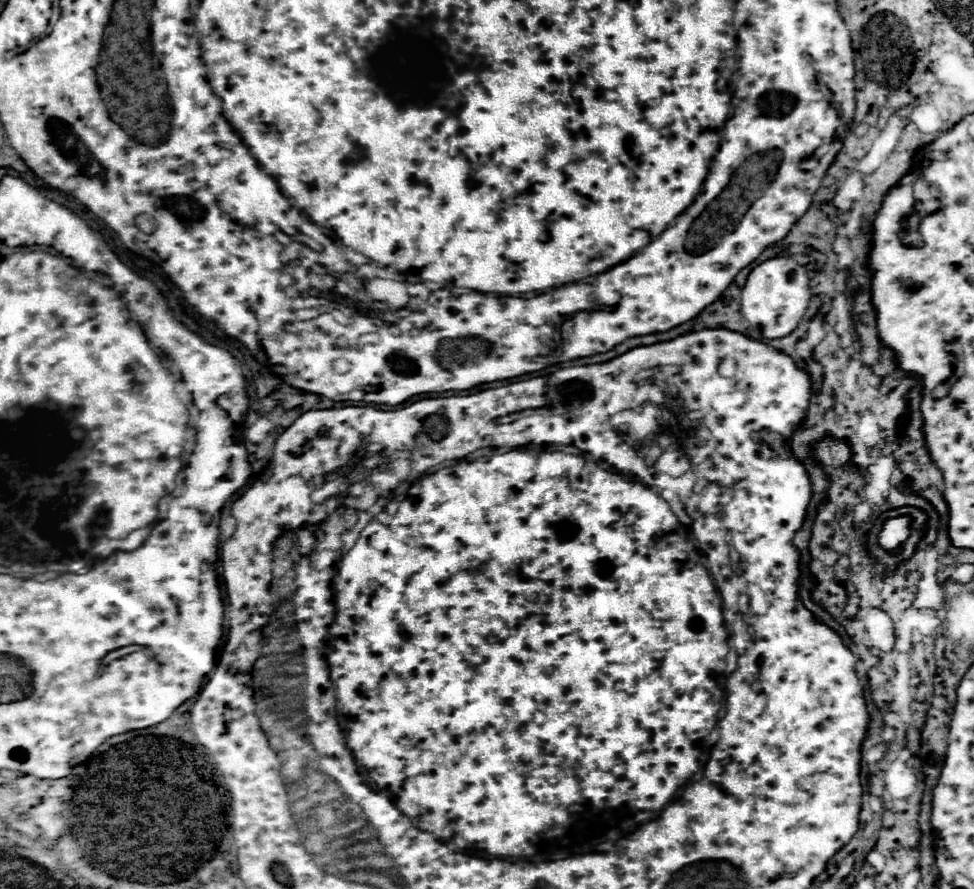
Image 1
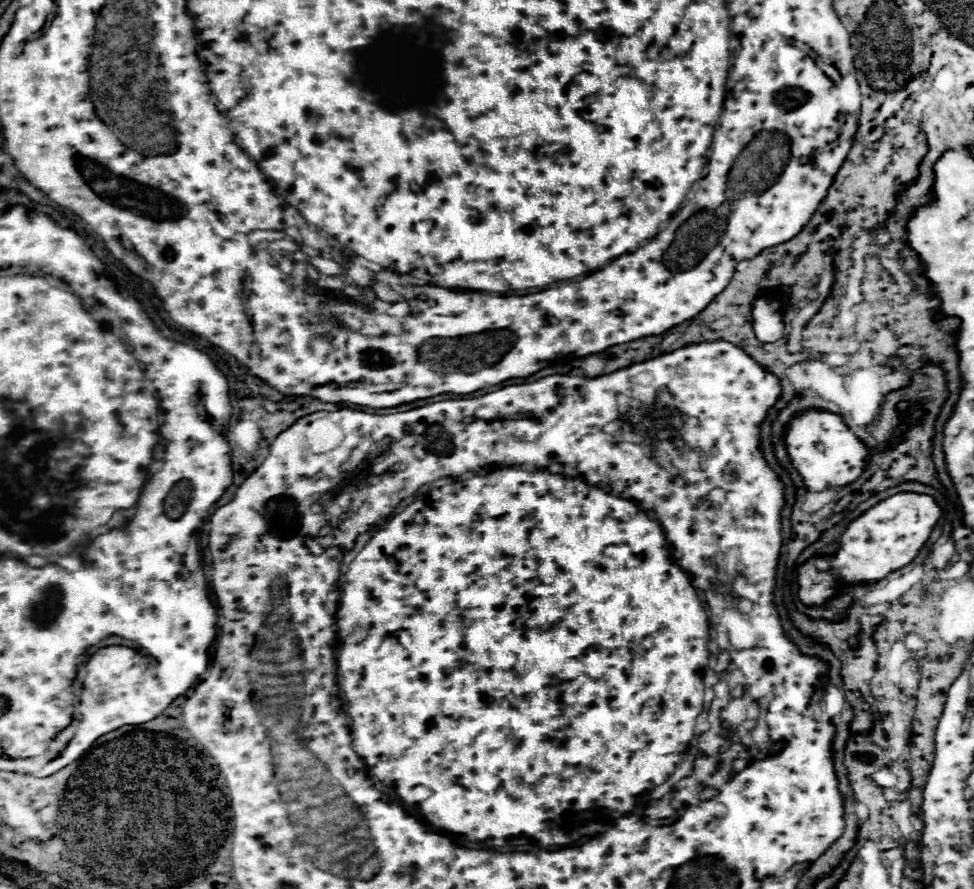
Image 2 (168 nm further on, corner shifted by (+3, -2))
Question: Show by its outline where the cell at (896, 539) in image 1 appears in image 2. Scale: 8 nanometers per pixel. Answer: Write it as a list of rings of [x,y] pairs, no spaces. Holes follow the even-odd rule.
[[[899,492],[877,502],[849,522],[847,530],[841,536],[841,546],[837,552],[829,556],[811,556],[797,568],[799,600],[805,606],[823,606],[841,590],[841,586],[873,584],[887,574],[907,566],[929,540],[939,518],[941,506],[933,496],[927,494]]]

